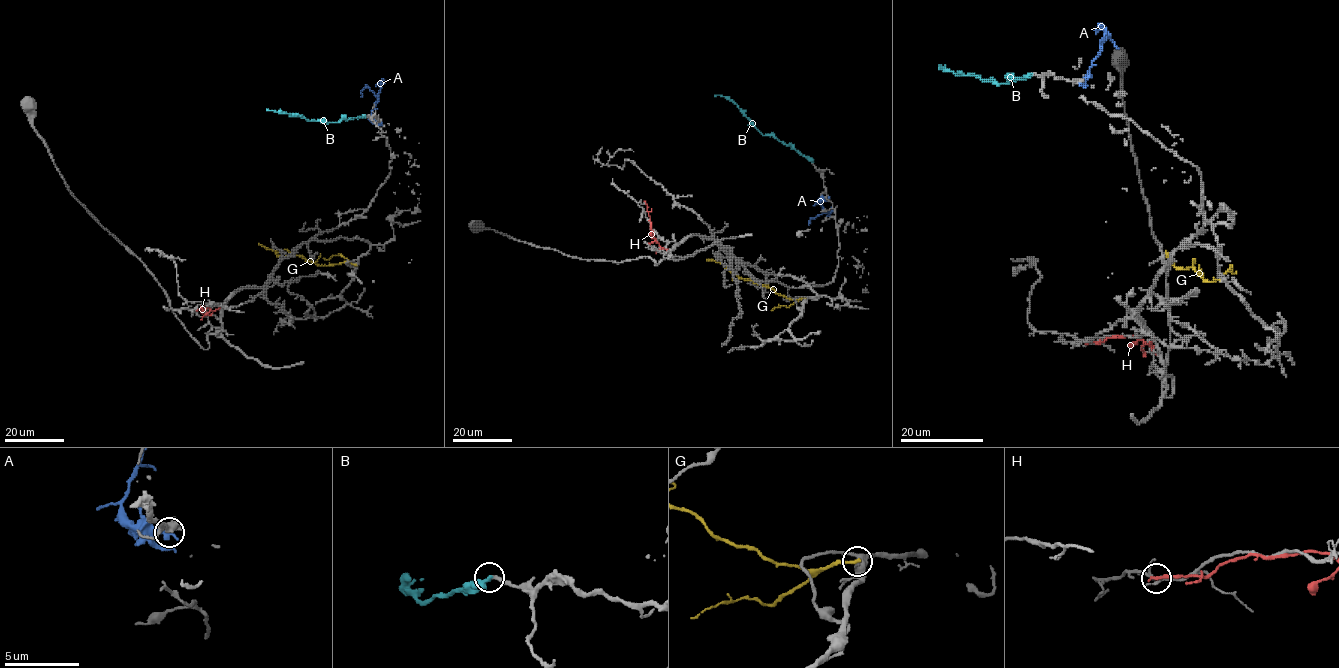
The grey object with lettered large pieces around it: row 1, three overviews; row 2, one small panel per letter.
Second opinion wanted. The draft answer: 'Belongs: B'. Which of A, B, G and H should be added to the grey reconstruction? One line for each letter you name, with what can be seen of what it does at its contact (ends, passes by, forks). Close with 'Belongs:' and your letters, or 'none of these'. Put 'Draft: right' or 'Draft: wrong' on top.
Draft: right
B: it ends there
Belongs: B

